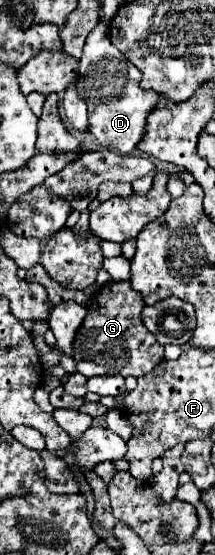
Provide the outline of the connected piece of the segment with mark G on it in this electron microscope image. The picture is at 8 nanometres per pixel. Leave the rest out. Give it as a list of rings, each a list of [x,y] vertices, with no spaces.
[[[109,282],[97,294],[93,294],[87,304],[87,318],[83,320],[83,326],[79,326],[73,342],[73,360],[77,364],[77,372],[87,378],[103,374],[139,378],[151,372],[163,360],[163,346],[143,326],[143,308],[145,302],[141,294],[135,292],[129,282]]]

